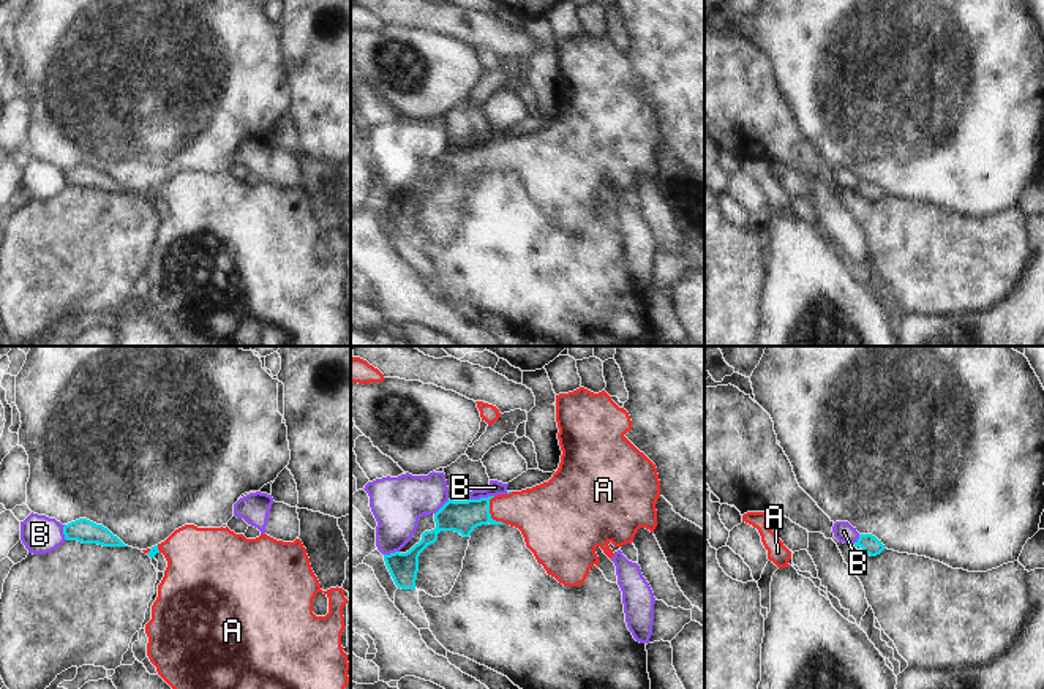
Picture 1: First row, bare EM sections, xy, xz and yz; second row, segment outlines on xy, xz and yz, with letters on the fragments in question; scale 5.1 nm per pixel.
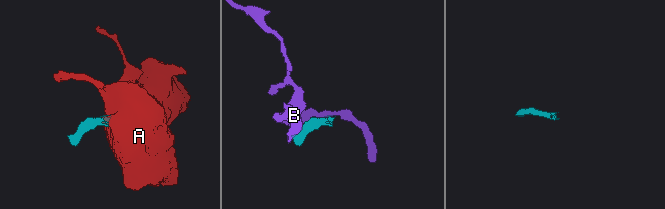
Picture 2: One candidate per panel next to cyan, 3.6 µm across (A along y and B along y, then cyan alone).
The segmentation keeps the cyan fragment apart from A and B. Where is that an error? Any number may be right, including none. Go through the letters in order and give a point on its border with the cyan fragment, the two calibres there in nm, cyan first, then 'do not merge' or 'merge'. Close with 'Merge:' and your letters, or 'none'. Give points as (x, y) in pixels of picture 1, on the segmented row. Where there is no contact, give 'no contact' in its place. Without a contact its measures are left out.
A: contact xz (490, 514); calibres 160 and 260 nm; merge
B: contact xz (480, 498); calibres 160 and 70 nm; do not merge
Merge: A

